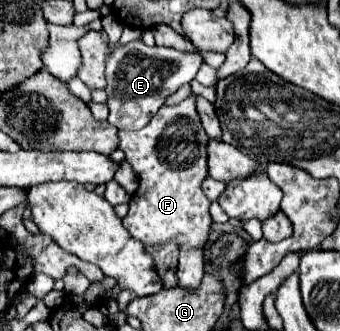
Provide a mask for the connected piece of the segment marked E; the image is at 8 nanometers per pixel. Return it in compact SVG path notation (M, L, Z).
M141 40L117 44L109 50L109 60L105 60L105 92L109 108L107 120L119 130L143 128L163 106L165 98L171 96L179 86L191 82L199 66L205 62L199 52L181 52L167 46L145 46Z

